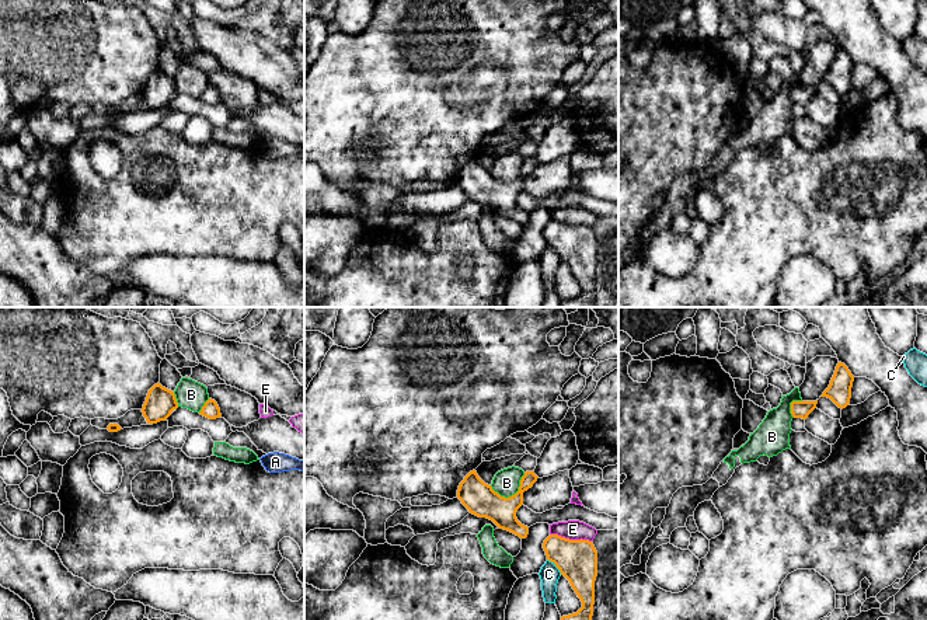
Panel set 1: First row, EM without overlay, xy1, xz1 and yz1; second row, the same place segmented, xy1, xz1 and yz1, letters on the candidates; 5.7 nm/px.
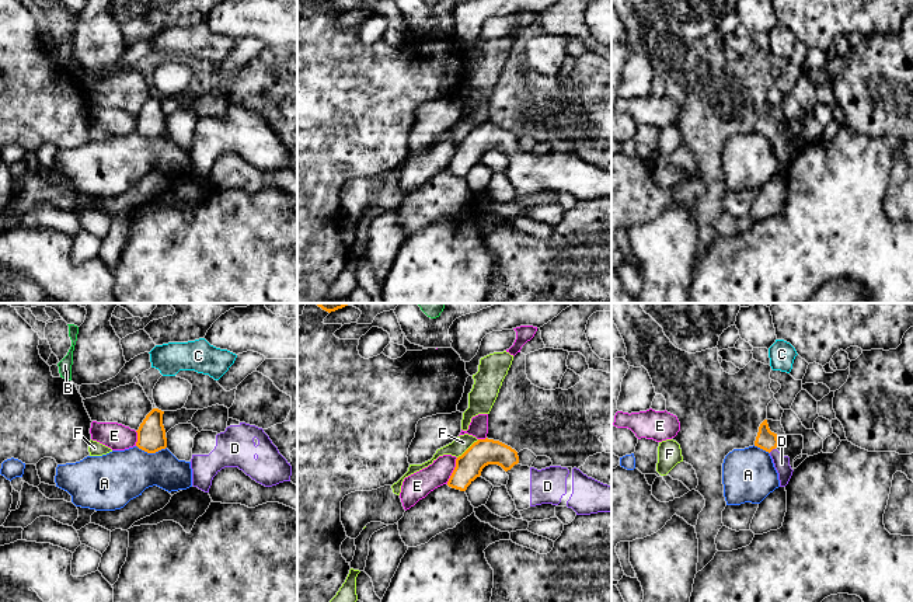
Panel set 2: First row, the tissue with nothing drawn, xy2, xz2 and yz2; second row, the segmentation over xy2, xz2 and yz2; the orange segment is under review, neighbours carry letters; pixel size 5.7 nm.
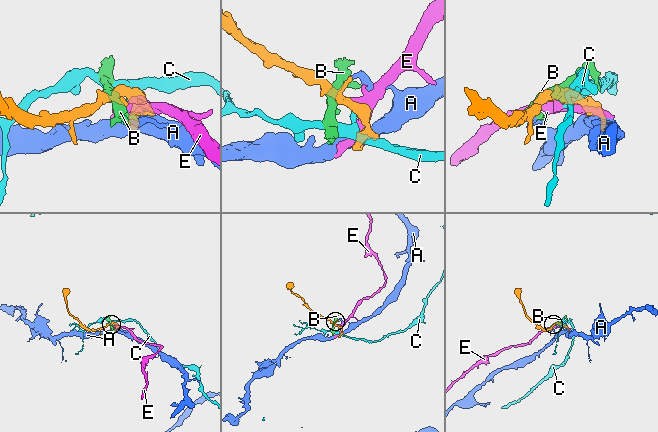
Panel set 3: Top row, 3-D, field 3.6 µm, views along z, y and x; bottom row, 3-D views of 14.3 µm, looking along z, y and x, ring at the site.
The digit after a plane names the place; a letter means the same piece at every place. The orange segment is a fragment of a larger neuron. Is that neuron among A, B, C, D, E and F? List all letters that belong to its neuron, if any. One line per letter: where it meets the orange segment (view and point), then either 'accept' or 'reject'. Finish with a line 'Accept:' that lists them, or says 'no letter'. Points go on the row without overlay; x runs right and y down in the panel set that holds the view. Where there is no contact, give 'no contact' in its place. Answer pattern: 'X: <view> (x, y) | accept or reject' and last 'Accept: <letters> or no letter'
A: xy2 (152, 138) | reject
B: xz1 (512, 181) | reject
C: xz1 (556, 251) | reject
D: yz2 (772, 135) | accept
E: xz1 (571, 226) | reject
F: xz2 (469, 134) | reject
Accept: D

